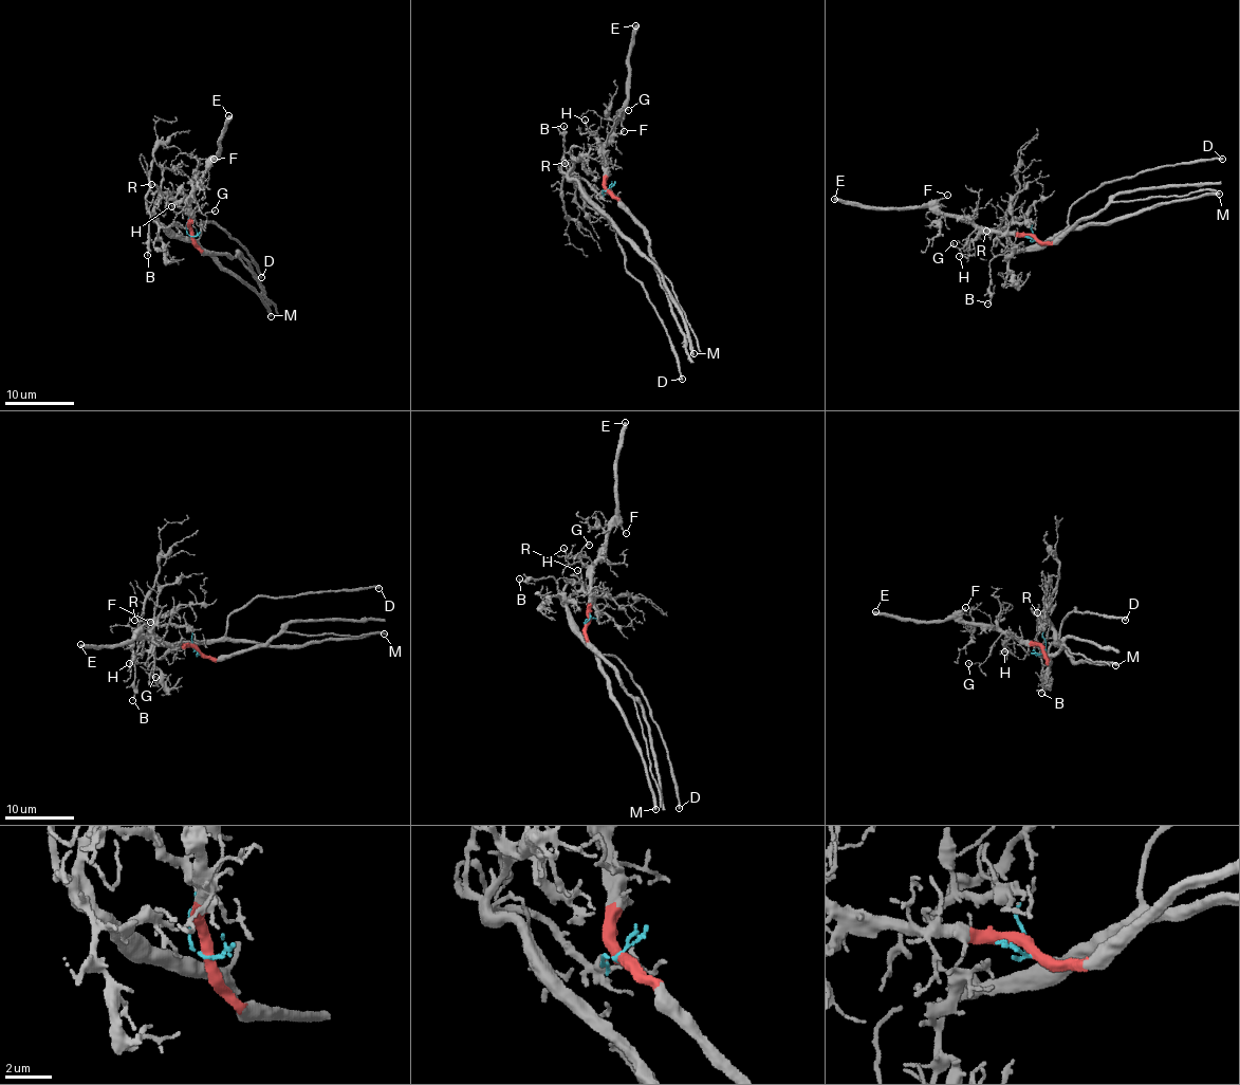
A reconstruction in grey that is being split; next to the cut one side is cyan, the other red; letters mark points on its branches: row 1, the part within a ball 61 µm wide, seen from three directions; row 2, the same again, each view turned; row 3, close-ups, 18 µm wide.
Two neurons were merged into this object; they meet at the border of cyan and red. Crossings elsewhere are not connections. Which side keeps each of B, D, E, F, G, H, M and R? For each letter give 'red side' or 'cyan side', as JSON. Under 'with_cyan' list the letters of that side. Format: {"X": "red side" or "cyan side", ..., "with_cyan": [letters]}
{"B": "cyan side", "D": "cyan side", "E": "red side", "F": "red side", "G": "red side", "H": "red side", "M": "cyan side", "R": "cyan side", "with_cyan": ["B", "D", "M", "R"]}

